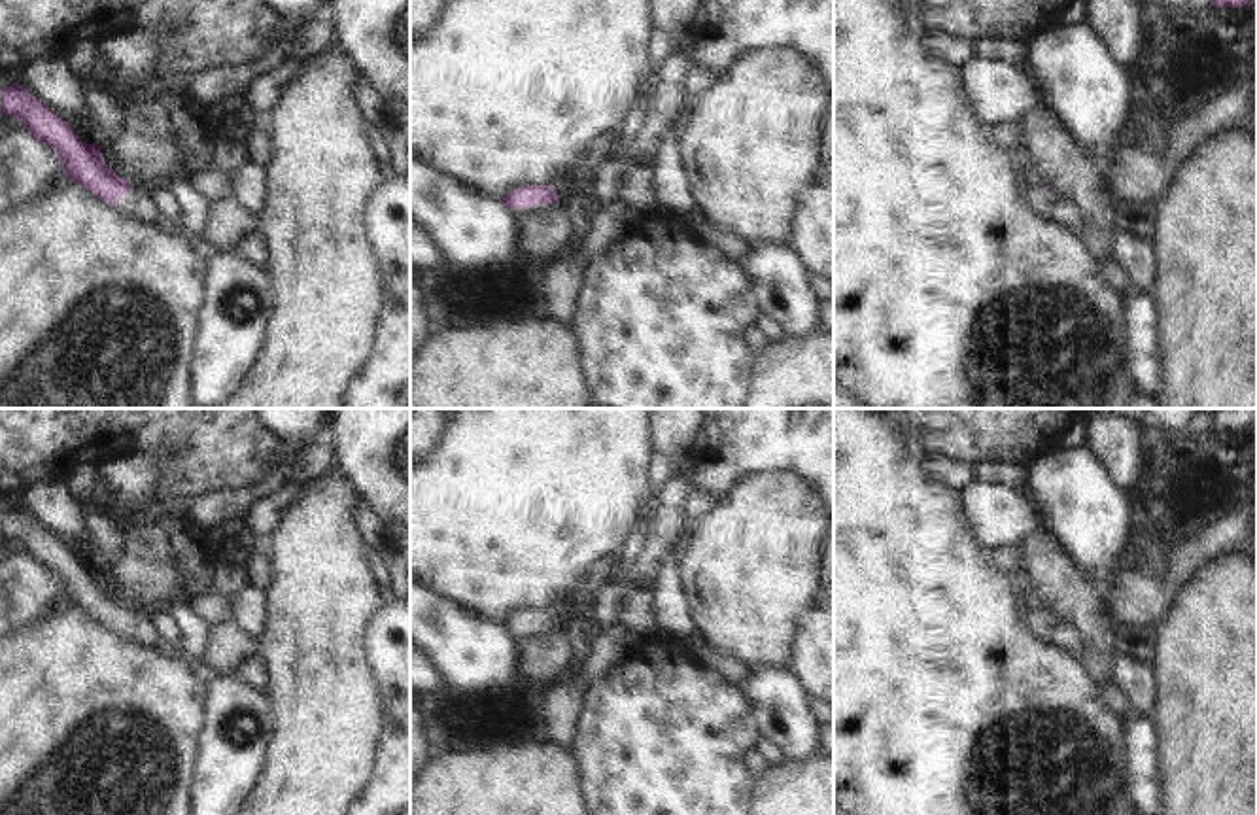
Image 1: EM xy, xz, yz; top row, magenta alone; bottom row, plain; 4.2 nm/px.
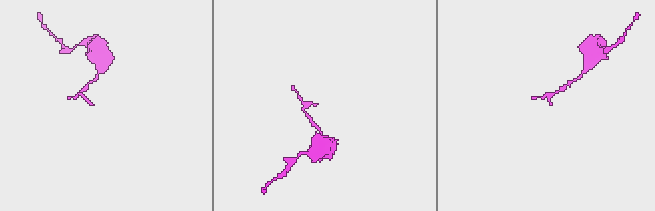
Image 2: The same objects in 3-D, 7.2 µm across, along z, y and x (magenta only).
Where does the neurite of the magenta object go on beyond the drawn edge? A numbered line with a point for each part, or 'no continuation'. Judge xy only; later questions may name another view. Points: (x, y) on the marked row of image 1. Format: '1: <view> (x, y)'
1: xy (138, 203)

